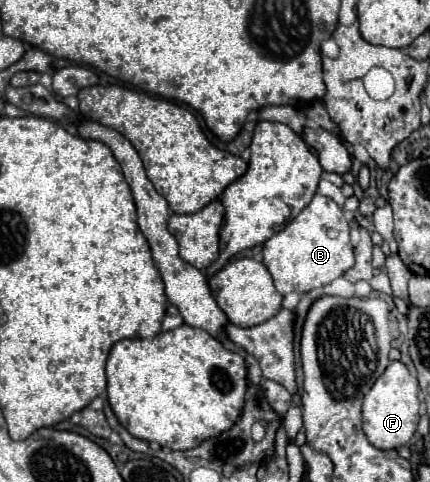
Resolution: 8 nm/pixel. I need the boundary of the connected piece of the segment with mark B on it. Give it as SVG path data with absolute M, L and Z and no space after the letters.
M319 193L283 231L263 243L263 265L269 269L275 281L275 289L281 295L291 291L307 293L311 289L325 287L351 269L353 263L349 223L337 203Z

